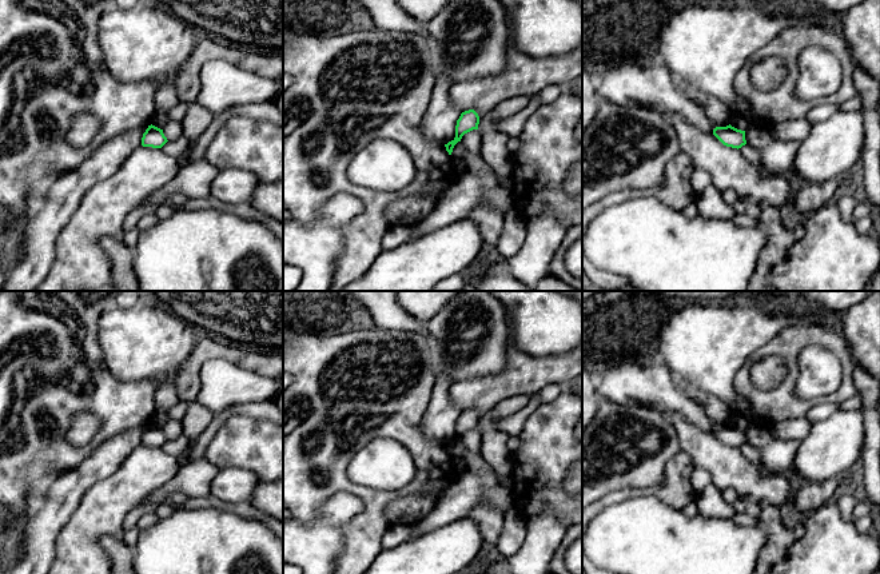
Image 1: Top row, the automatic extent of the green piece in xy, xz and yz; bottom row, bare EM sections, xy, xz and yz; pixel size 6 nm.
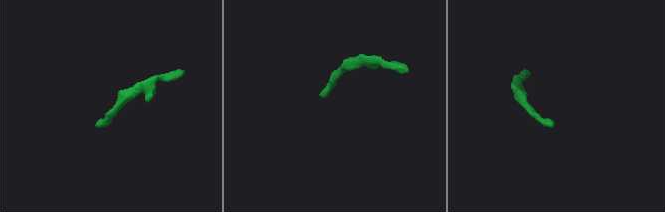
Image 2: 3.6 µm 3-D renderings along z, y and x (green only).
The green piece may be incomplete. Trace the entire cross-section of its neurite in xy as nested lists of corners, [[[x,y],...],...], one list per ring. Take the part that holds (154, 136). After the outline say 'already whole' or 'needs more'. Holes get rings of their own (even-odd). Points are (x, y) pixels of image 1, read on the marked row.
[[[152,124],[148,125],[148,128],[146,129],[142,137],[143,147],[162,148],[167,141],[168,140],[164,136],[163,129]]] | already whole

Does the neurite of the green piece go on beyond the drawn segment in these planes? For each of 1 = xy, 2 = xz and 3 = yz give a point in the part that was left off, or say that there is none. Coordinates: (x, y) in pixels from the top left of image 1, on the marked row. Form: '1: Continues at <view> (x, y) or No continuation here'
1: No continuation here
2: No continuation here
3: No continuation here

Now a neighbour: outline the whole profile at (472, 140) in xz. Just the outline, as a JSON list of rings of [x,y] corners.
[[[473,129],[473,131],[465,133],[462,136],[461,141],[469,154],[473,154],[473,155],[481,154],[482,136],[478,129]]]

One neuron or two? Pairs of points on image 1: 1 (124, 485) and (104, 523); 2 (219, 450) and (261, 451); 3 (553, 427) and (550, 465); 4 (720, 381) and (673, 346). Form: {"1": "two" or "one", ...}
{"1": "one", "2": "one", "3": "one", "4": "one"}

